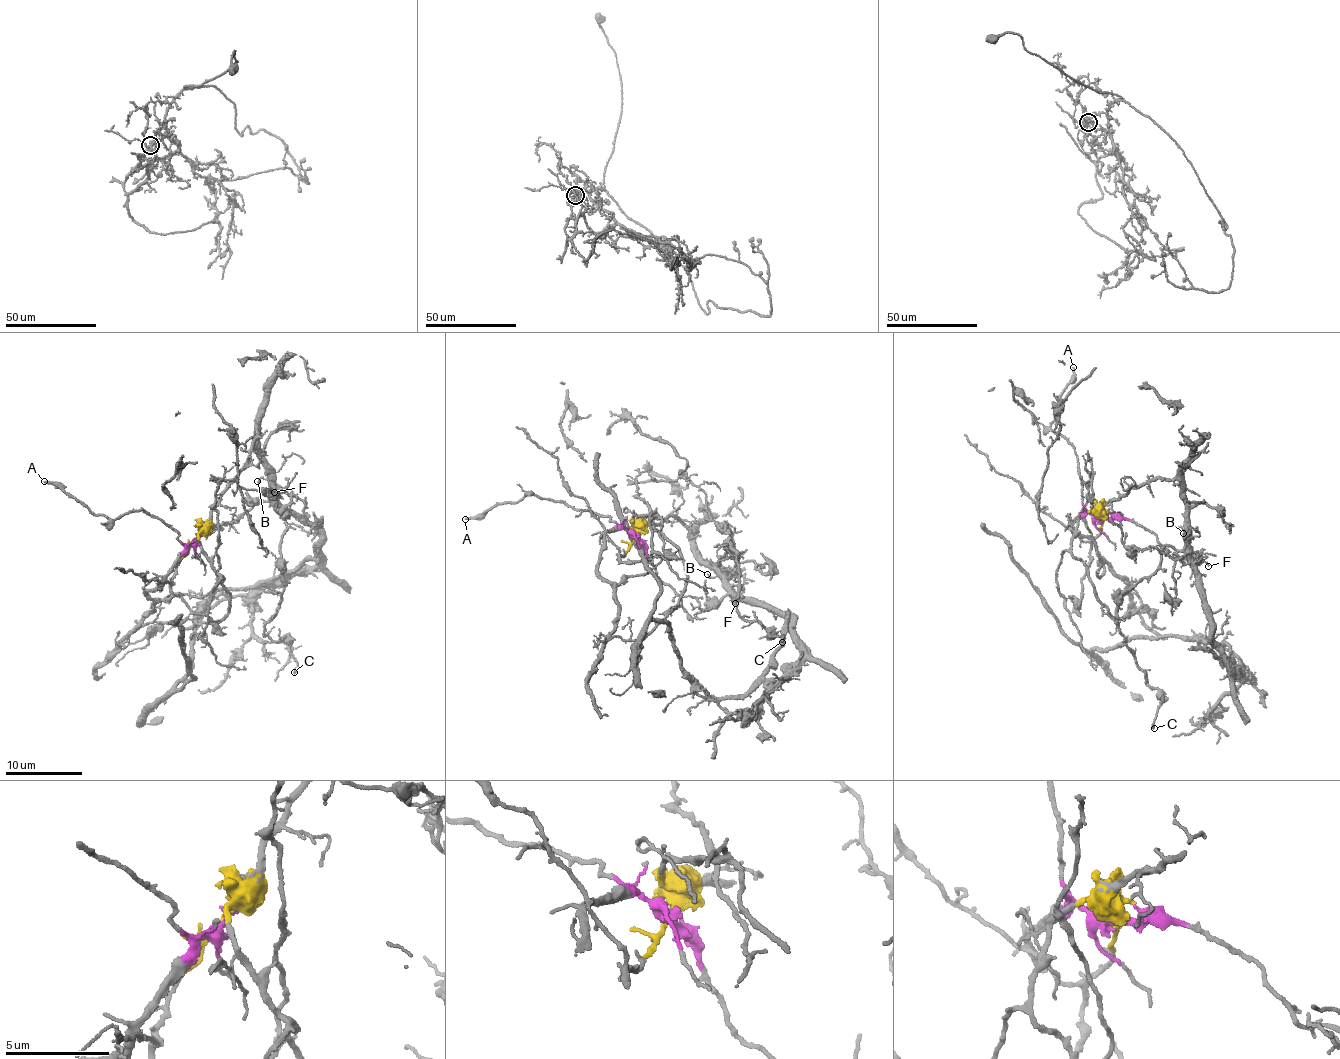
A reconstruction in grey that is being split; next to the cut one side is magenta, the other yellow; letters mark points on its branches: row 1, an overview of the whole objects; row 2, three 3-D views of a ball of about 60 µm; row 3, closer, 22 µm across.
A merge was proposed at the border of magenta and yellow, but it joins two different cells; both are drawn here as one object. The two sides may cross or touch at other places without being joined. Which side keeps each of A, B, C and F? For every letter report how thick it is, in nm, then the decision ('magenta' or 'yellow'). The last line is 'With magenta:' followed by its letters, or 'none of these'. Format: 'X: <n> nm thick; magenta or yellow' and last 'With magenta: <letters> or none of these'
A: 200 nm thick; magenta
B: 110 nm thick; yellow
C: 240 nm thick; yellow
F: 130 nm thick; yellow
With magenta: A

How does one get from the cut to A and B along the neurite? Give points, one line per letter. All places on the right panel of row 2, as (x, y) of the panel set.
A: (1104, 518), (1092, 514), (1082, 503), (1075, 449), (1049, 426), (1074, 366)
B: (1104, 518), (1100, 505), (1130, 489), (1159, 478), (1179, 481), (1189, 536), (1183, 532)

